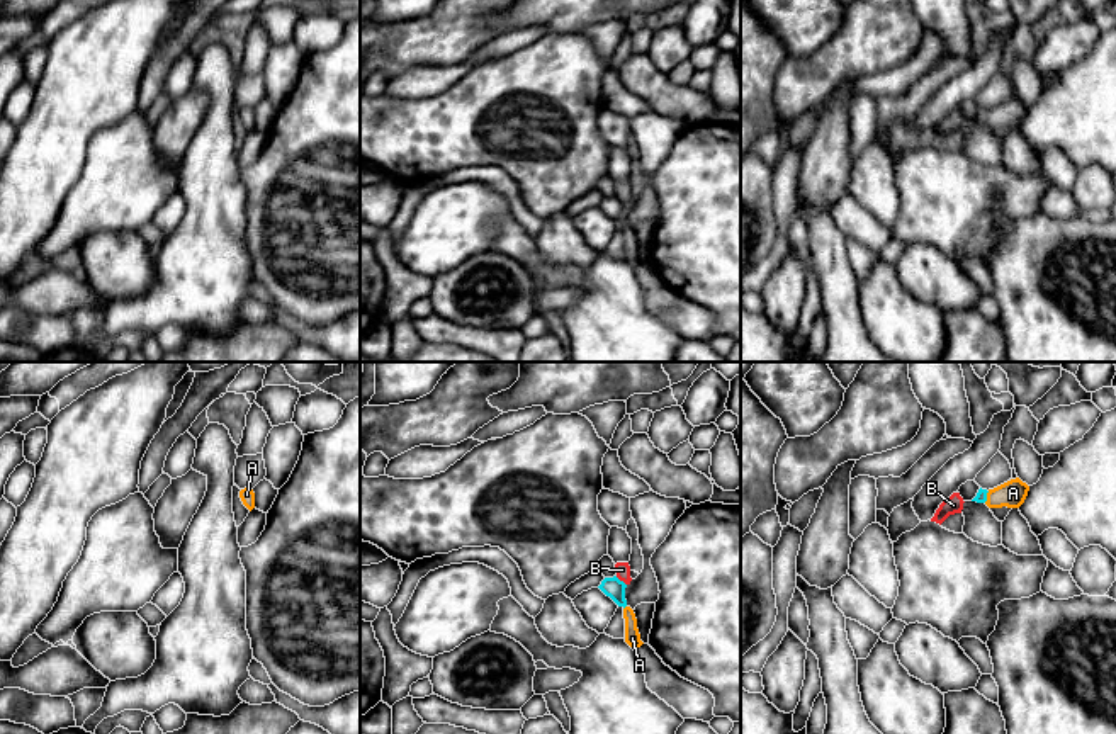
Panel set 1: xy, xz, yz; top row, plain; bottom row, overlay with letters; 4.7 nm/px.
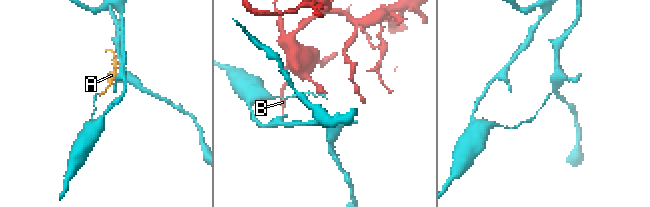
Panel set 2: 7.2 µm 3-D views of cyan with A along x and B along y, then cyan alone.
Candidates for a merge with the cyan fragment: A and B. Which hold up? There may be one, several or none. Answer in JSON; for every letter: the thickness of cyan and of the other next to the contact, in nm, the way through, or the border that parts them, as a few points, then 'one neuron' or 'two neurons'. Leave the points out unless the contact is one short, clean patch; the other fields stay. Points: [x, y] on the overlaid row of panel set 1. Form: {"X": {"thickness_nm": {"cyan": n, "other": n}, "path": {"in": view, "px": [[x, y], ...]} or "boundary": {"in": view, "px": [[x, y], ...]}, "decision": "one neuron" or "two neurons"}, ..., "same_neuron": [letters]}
{"A": {"thickness_nm": {"cyan": 50, "other": 130}, "path": {"in": "yz", "px": [[980, 496], [986, 496], [1013, 493]]}, "decision": "one neuron"}, "B": {"thickness_nm": {"cyan": 100, "other": 70}, "decision": "two neurons"}, "same_neuron": ["A"]}

